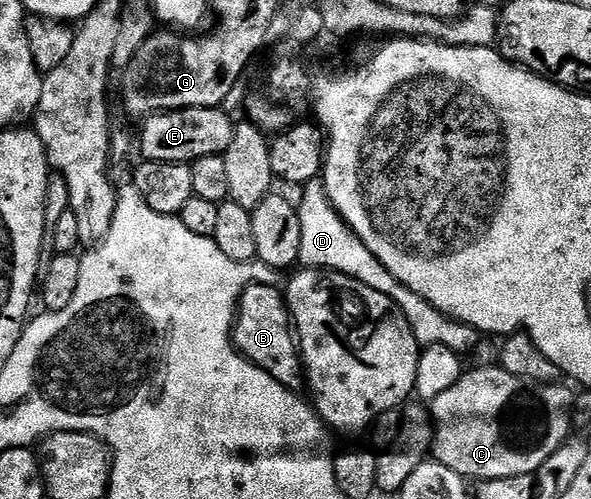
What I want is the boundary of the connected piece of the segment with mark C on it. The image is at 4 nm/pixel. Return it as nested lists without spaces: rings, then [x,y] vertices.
[[[497,365],[492,367],[474,367],[467,370],[460,377],[460,381],[456,381],[456,385],[452,385],[452,389],[446,390],[445,393],[440,393],[440,397],[436,397],[432,401],[432,418],[435,426],[434,446],[432,448],[433,458],[437,463],[452,469],[467,481],[507,479],[508,477],[520,477],[521,475],[534,475],[540,469],[540,465],[544,465],[544,461],[548,461],[548,457],[552,457],[552,453],[556,453],[556,449],[560,449],[560,445],[564,445],[564,441],[570,438],[572,434],[570,419],[572,420],[575,392],[573,390],[569,391],[568,388],[562,386],[561,382],[533,383],[527,379],[512,377],[512,373],[508,373]]]

